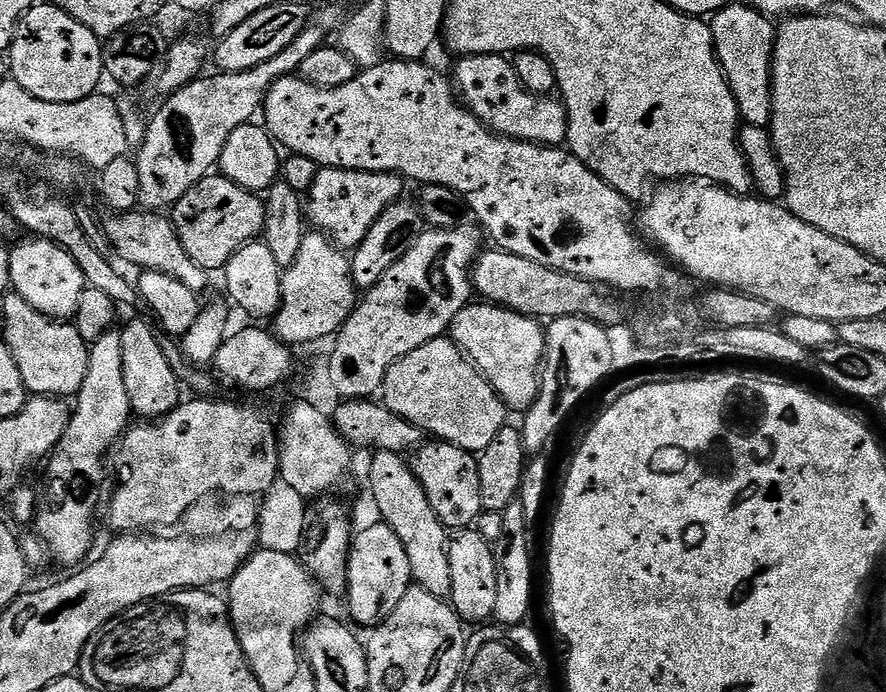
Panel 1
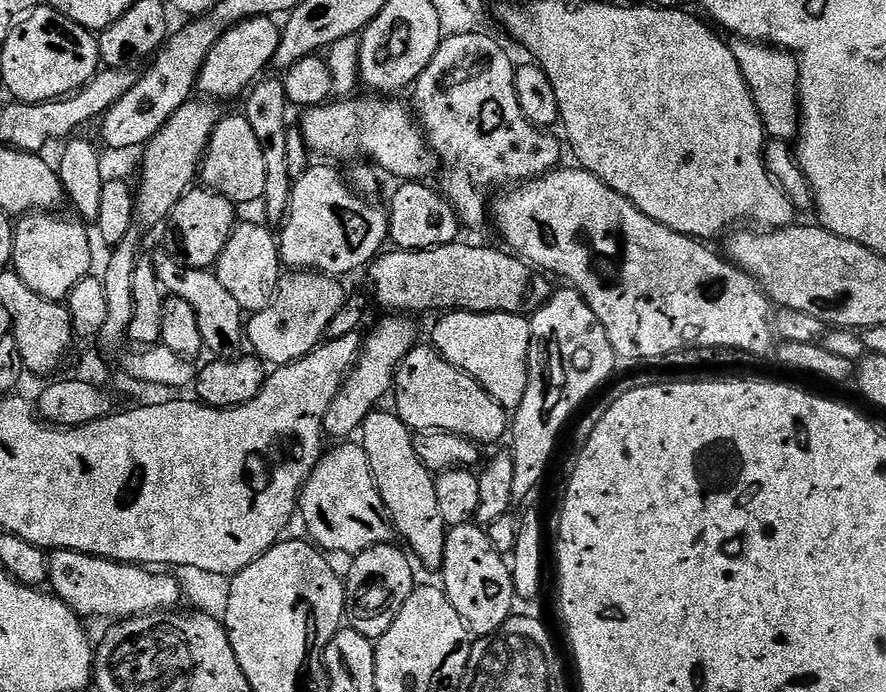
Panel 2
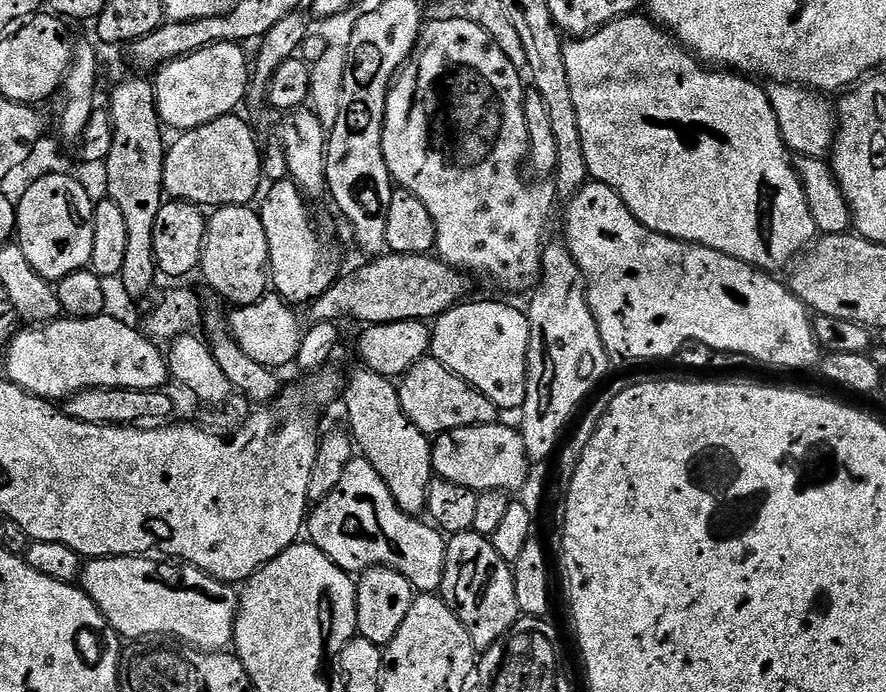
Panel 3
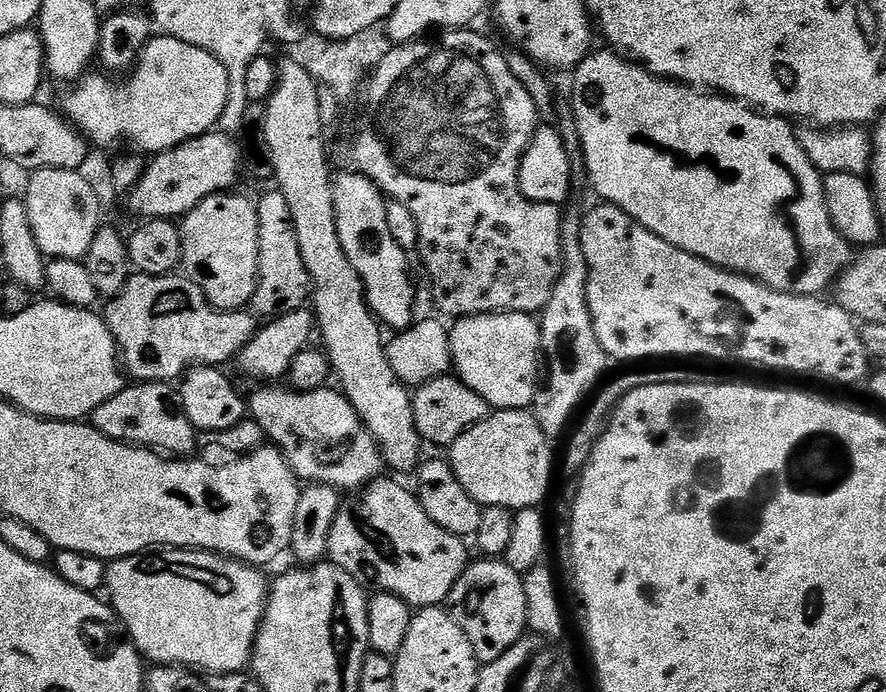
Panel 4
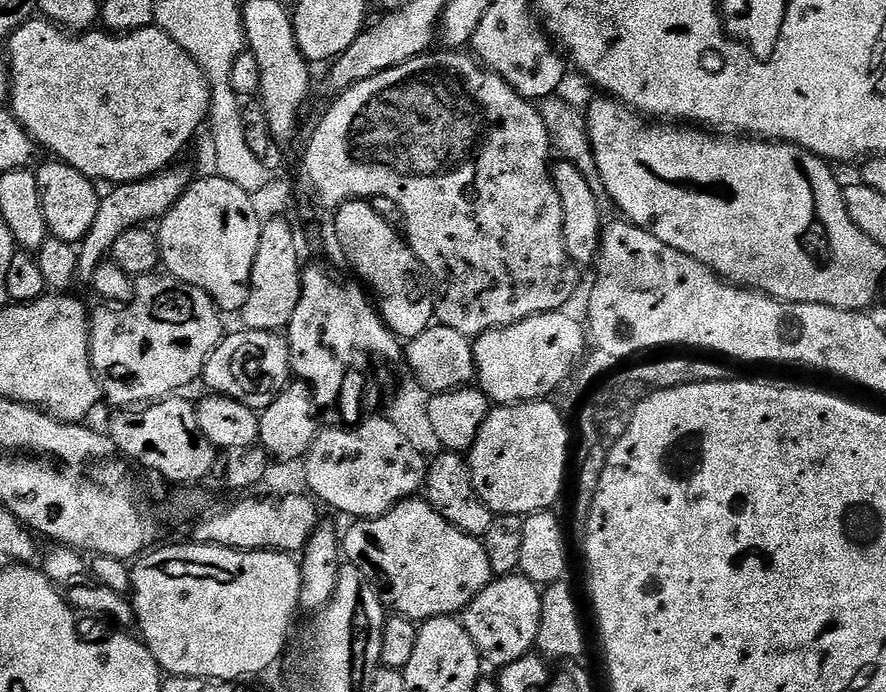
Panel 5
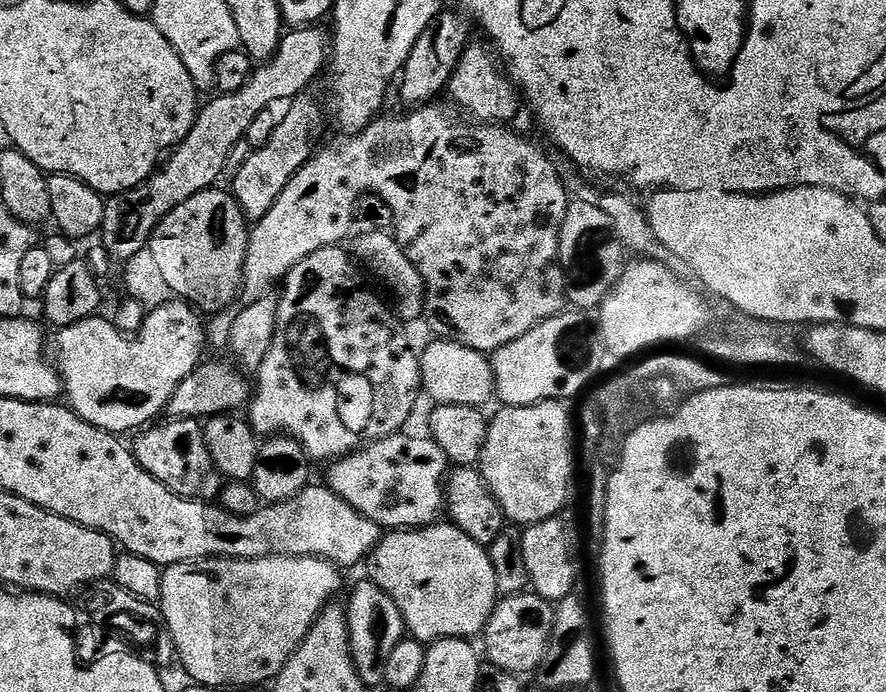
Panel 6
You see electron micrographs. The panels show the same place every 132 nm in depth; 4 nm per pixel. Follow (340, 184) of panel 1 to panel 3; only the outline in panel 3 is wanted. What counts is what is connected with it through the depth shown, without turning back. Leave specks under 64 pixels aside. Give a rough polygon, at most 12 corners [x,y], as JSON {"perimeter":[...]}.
{"perimeter":[[305,193],[258,204],[275,295],[307,306],[338,279]]}

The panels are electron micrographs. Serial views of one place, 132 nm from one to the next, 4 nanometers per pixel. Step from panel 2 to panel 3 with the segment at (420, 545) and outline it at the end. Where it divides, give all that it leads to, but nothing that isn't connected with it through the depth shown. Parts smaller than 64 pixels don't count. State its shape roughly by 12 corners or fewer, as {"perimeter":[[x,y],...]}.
{"perimeter":[[360,366],[342,392],[359,455],[420,516],[433,441],[397,385]]}

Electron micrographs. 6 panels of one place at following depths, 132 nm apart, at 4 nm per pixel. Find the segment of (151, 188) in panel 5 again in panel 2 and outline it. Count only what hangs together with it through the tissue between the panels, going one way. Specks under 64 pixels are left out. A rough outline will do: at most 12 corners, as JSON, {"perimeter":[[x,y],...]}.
{"perimeter":[[225,115],[204,151],[203,187],[263,201],[266,158],[244,115]]}

